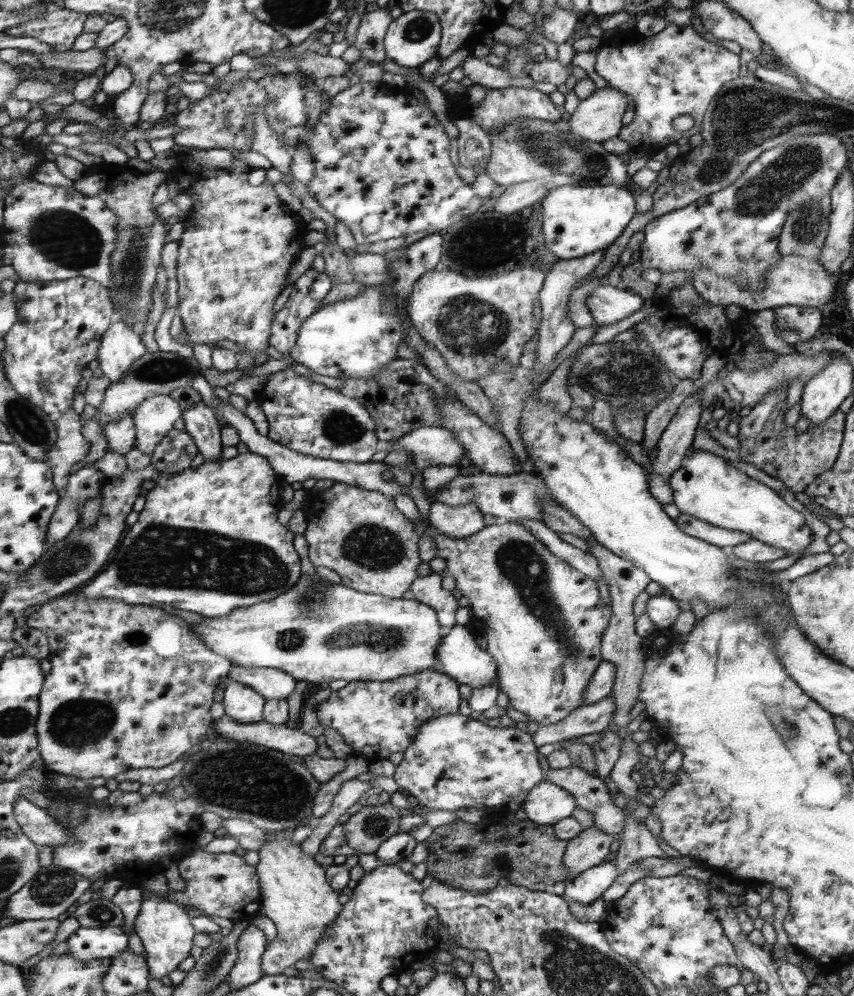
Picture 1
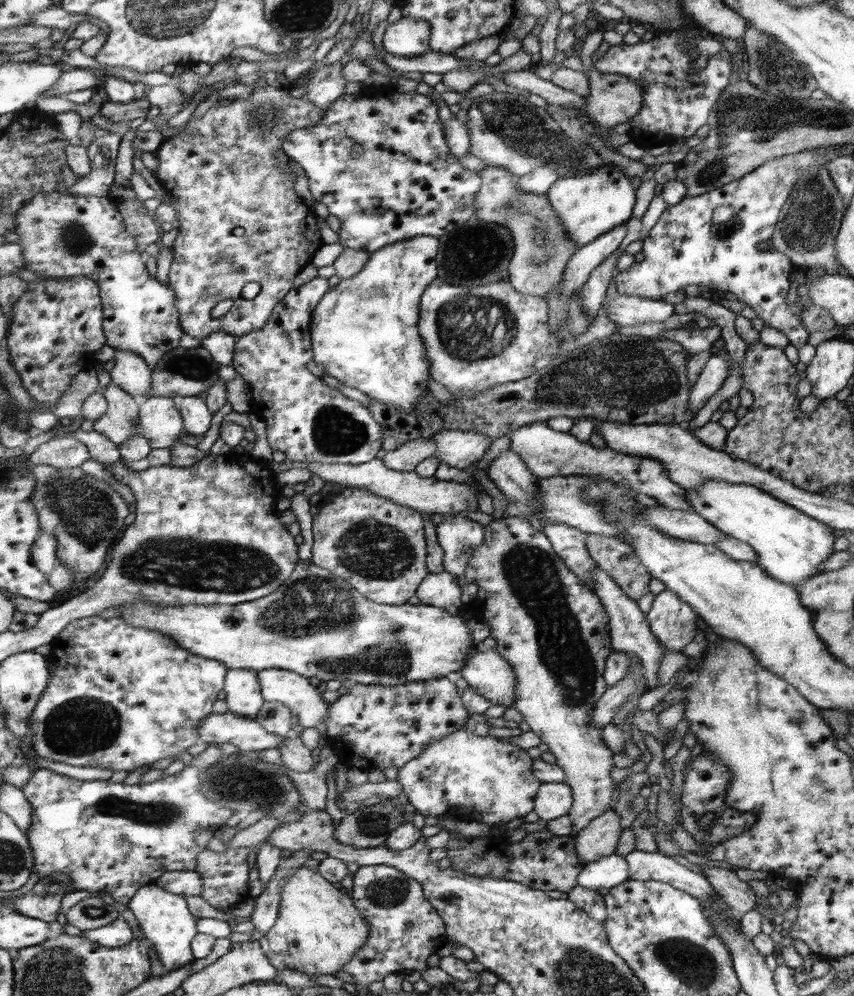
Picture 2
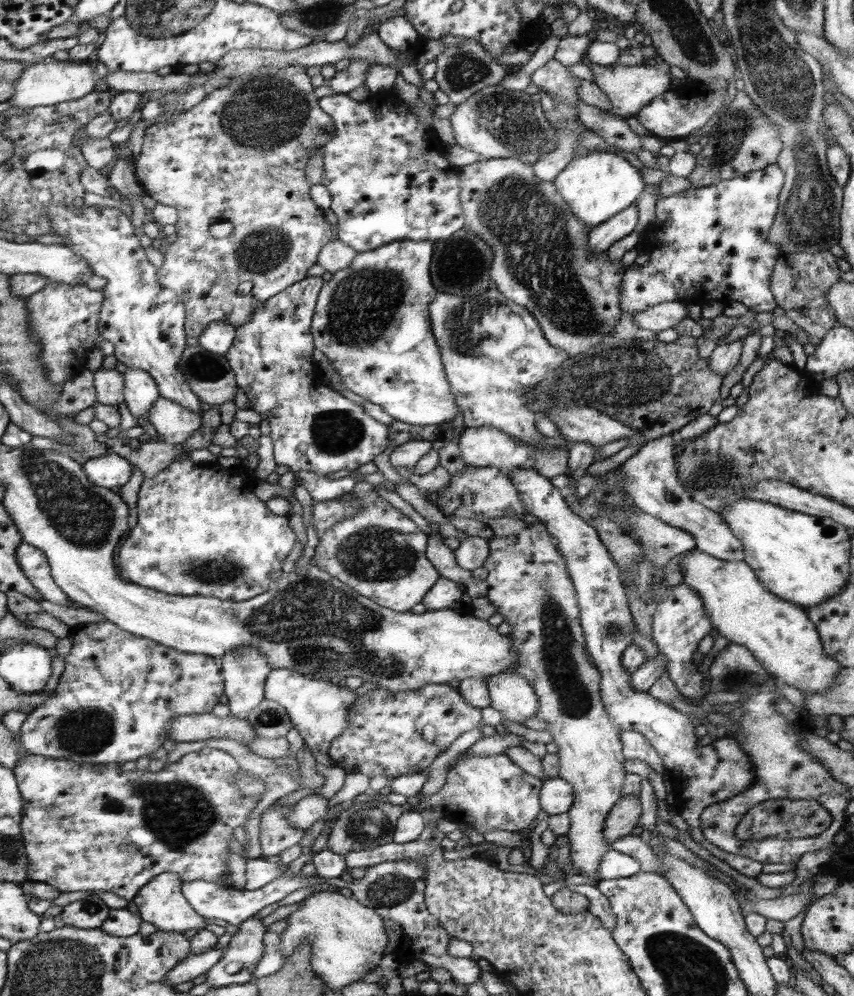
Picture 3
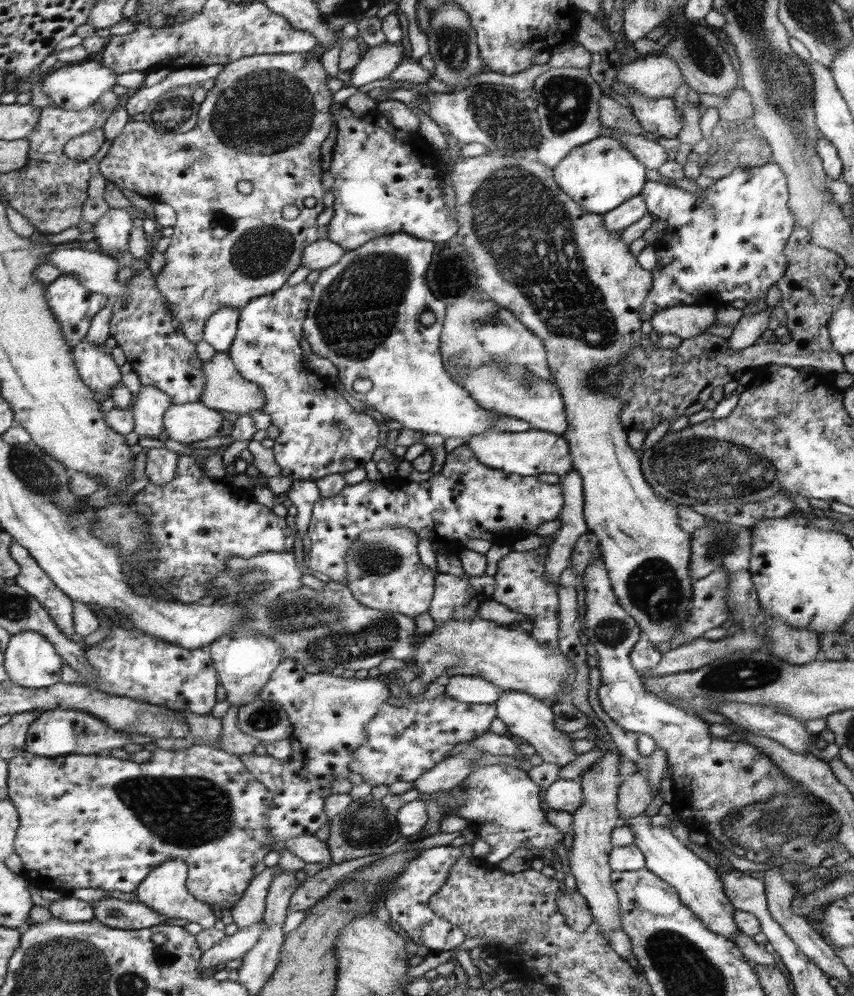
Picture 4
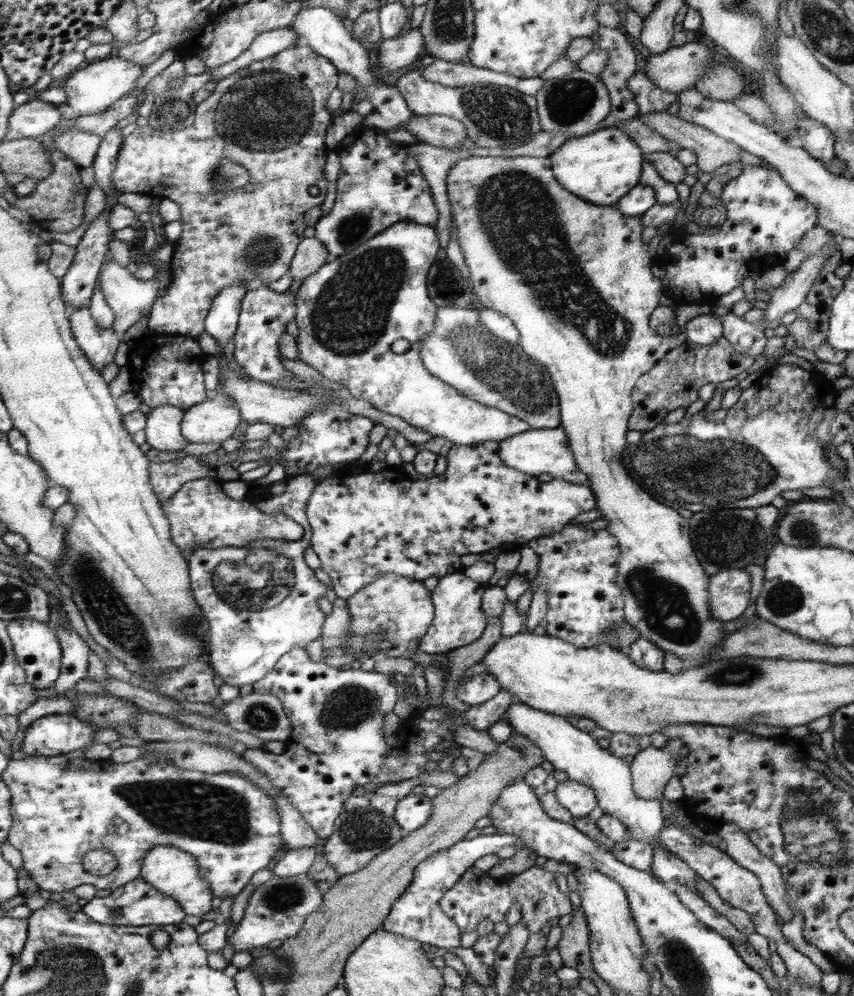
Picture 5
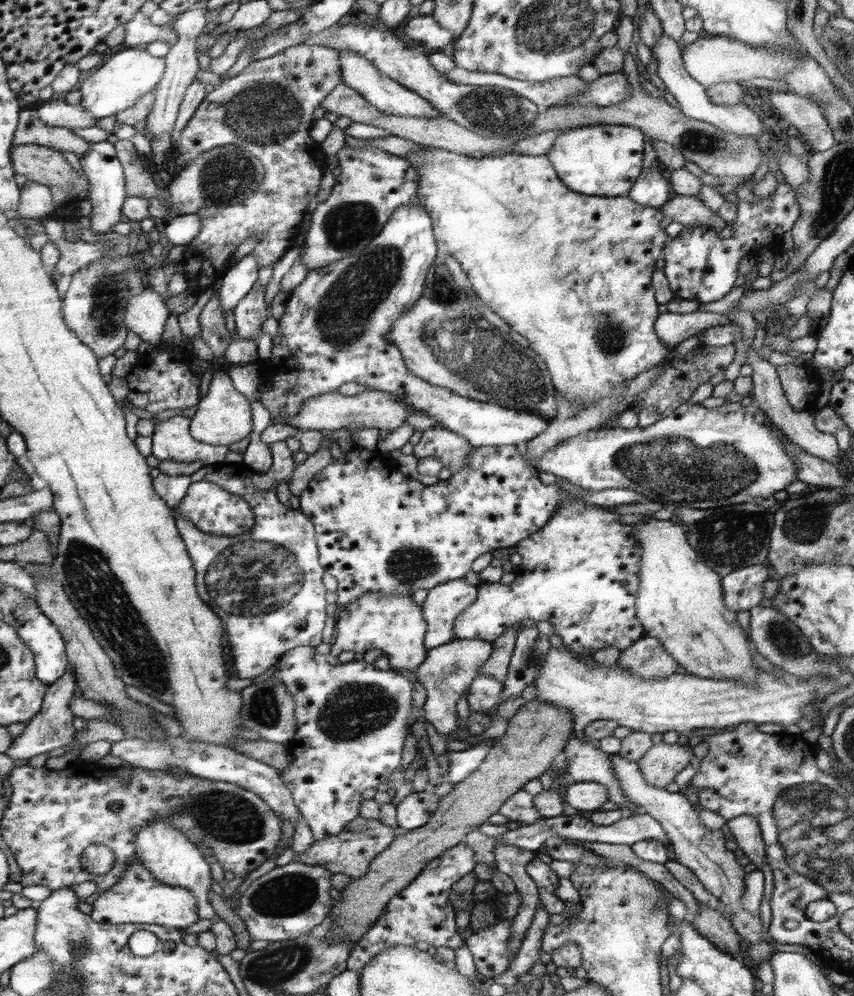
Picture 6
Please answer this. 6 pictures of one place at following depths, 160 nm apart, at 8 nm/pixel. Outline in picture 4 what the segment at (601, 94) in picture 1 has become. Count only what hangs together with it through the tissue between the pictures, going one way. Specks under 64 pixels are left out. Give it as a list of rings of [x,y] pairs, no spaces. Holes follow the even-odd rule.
[[[646,55],[641,60],[627,62],[616,72],[616,83],[629,86],[648,100],[673,99],[682,86],[682,71],[676,60],[664,56]]]

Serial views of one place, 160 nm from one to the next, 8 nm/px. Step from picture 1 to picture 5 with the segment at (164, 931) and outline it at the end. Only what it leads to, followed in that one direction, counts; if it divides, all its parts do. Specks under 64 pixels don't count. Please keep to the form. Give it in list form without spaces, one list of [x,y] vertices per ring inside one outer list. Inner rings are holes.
[[[157,844],[146,851],[141,862],[141,877],[154,888],[174,897],[190,916],[204,916],[212,910],[213,890],[209,882],[199,873],[197,857],[176,845]]]

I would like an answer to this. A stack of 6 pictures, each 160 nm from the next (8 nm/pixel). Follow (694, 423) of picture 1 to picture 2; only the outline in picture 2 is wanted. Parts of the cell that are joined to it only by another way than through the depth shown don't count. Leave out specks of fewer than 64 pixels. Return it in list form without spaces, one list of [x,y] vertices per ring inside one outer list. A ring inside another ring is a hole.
[[[710,355],[706,359],[697,382],[691,386],[689,394],[689,413],[693,416],[699,408],[712,396],[726,380],[730,362],[722,355]]]

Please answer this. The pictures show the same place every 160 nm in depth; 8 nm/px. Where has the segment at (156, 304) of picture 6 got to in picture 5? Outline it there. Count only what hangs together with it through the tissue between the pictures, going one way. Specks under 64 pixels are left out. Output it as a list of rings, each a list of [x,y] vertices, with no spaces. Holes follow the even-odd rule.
[[[114,261],[103,264],[102,271],[99,271],[98,284],[101,284],[106,302],[115,314],[111,328],[116,332],[118,338],[123,339],[124,334],[131,326],[138,324],[142,316],[151,312],[152,305],[160,298],[158,281],[158,279],[140,280],[134,277],[132,268],[122,267]]]

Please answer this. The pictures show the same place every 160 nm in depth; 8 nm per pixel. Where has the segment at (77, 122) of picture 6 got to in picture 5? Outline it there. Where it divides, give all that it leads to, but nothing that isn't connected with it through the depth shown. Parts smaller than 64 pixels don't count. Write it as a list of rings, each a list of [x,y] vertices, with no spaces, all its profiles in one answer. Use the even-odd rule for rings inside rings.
[[[33,99],[14,108],[4,139],[37,139],[60,123],[62,116],[56,105]]]

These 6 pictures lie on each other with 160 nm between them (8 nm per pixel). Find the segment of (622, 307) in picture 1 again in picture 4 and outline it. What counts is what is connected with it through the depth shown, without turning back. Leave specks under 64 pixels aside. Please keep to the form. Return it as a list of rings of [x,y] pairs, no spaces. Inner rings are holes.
[[[678,304],[655,312],[649,322],[660,336],[672,334],[684,341],[706,333],[715,320],[716,309],[713,306]]]

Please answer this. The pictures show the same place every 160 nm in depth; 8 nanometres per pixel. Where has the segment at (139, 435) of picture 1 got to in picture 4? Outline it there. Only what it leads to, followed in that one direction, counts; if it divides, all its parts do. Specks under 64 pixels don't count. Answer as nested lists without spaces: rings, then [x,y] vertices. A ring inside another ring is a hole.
[[[200,401],[173,403],[163,420],[166,428],[165,437],[186,445],[218,435],[224,416],[220,411]]]

